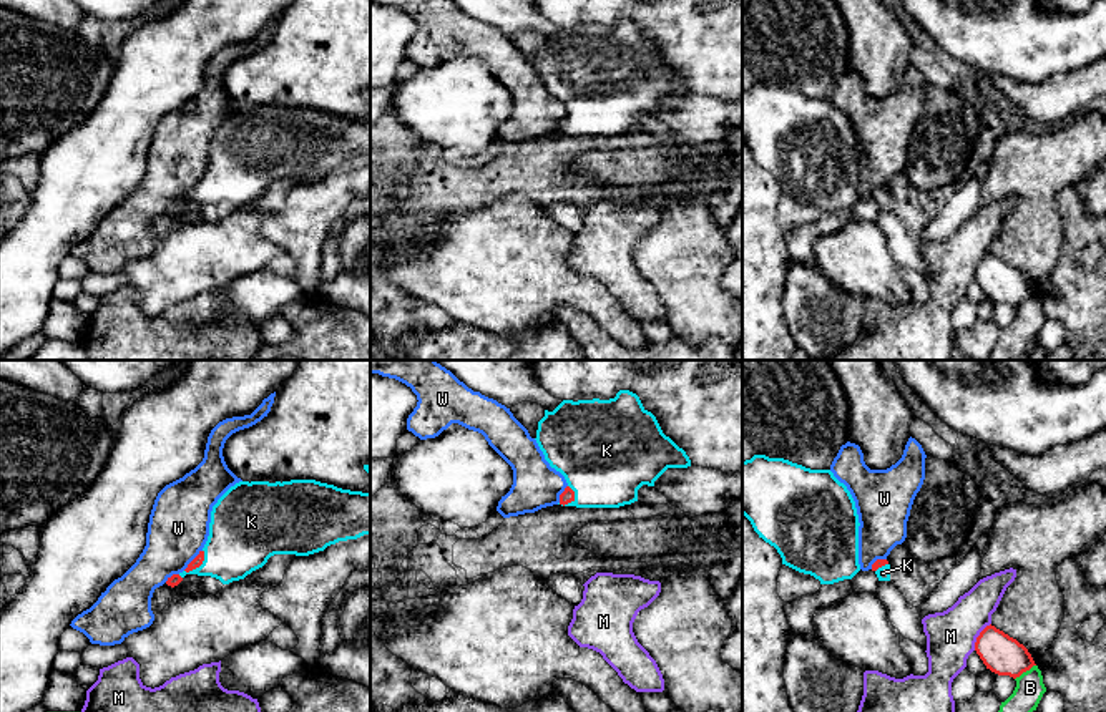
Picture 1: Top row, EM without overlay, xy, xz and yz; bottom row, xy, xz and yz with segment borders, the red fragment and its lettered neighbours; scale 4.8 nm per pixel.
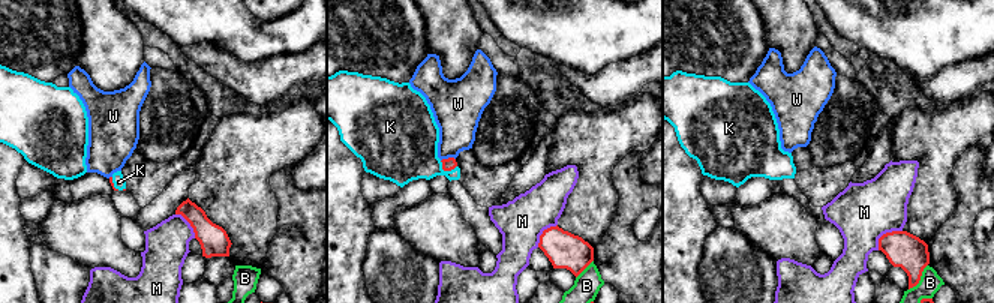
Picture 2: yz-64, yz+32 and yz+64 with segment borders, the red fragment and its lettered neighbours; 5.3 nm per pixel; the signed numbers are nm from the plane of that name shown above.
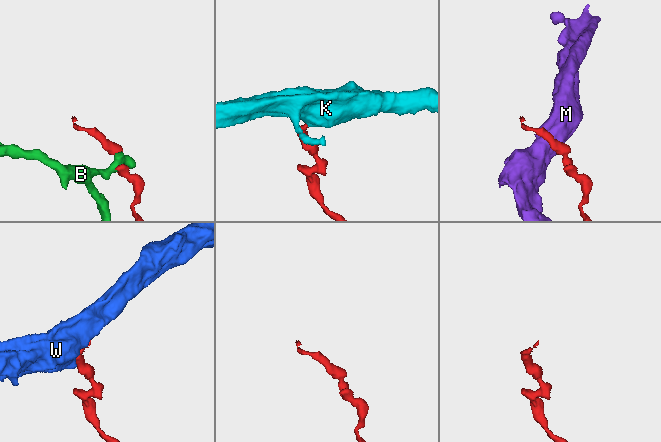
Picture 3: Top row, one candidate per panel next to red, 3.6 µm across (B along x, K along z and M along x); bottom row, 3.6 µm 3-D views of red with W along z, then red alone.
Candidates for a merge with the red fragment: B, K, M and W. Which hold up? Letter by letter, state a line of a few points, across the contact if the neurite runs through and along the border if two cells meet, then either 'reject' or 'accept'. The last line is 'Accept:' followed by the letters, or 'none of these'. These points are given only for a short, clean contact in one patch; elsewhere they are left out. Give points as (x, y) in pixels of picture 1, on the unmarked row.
B: line yz (1035, 292), (1015, 307); reject
K: line xy (200, 186), (200, 193), (221, 186), (243, 165); accept
M: line yz (990, 251), (977, 266), (973, 277); reject
W: line xy (201, 178), (183, 198); reject
Accept: K

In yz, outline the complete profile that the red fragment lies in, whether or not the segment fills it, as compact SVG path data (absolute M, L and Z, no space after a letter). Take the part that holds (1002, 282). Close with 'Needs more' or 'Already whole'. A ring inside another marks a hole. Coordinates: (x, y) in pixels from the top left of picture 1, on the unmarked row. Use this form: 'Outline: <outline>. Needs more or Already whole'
Outline: M986 254L975 271L975 279L991 300L1020 305L1035 292L1028 277L995 254Z. Already whole

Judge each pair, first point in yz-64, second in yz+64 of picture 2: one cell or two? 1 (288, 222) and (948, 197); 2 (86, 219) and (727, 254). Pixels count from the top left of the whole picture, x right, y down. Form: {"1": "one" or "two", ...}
{"1": "two", "2": "two"}

